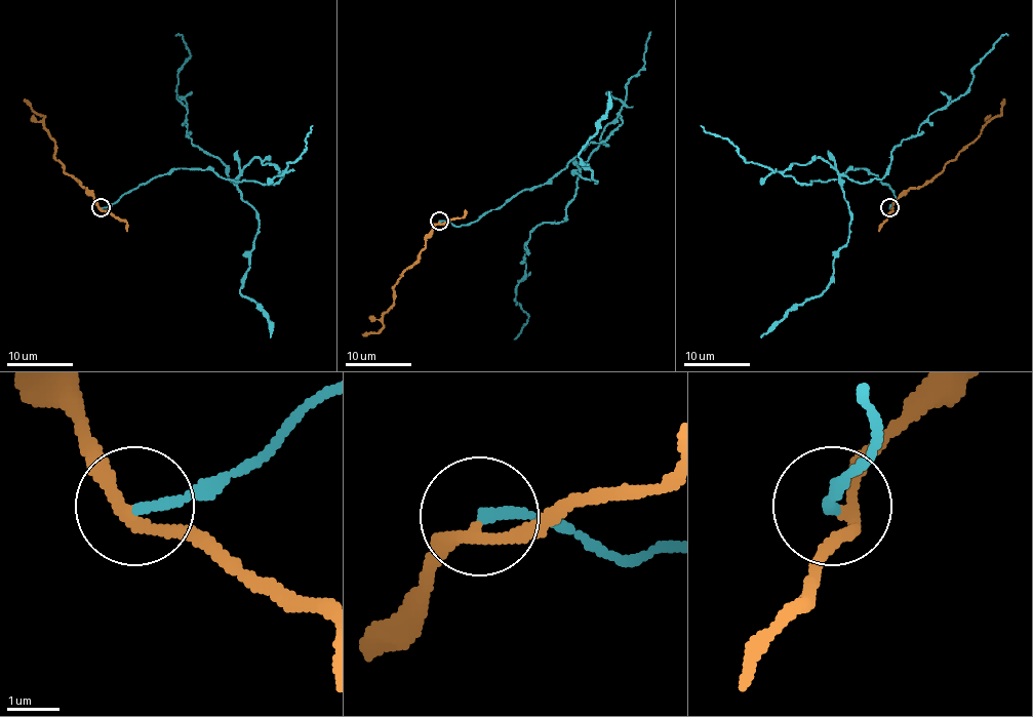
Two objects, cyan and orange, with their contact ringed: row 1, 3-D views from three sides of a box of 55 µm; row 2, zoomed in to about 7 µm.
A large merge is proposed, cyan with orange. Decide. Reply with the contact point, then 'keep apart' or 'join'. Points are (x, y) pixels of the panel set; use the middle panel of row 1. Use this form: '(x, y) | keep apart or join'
(439, 221) | keep apart

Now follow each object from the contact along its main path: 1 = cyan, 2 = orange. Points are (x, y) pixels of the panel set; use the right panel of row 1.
1: (890, 207), (867, 169), (782, 174), (821, 157), (880, 178), (1008, 36)
2: (890, 207), (910, 189), (925, 184), (974, 141), (1001, 113), (1005, 100)

